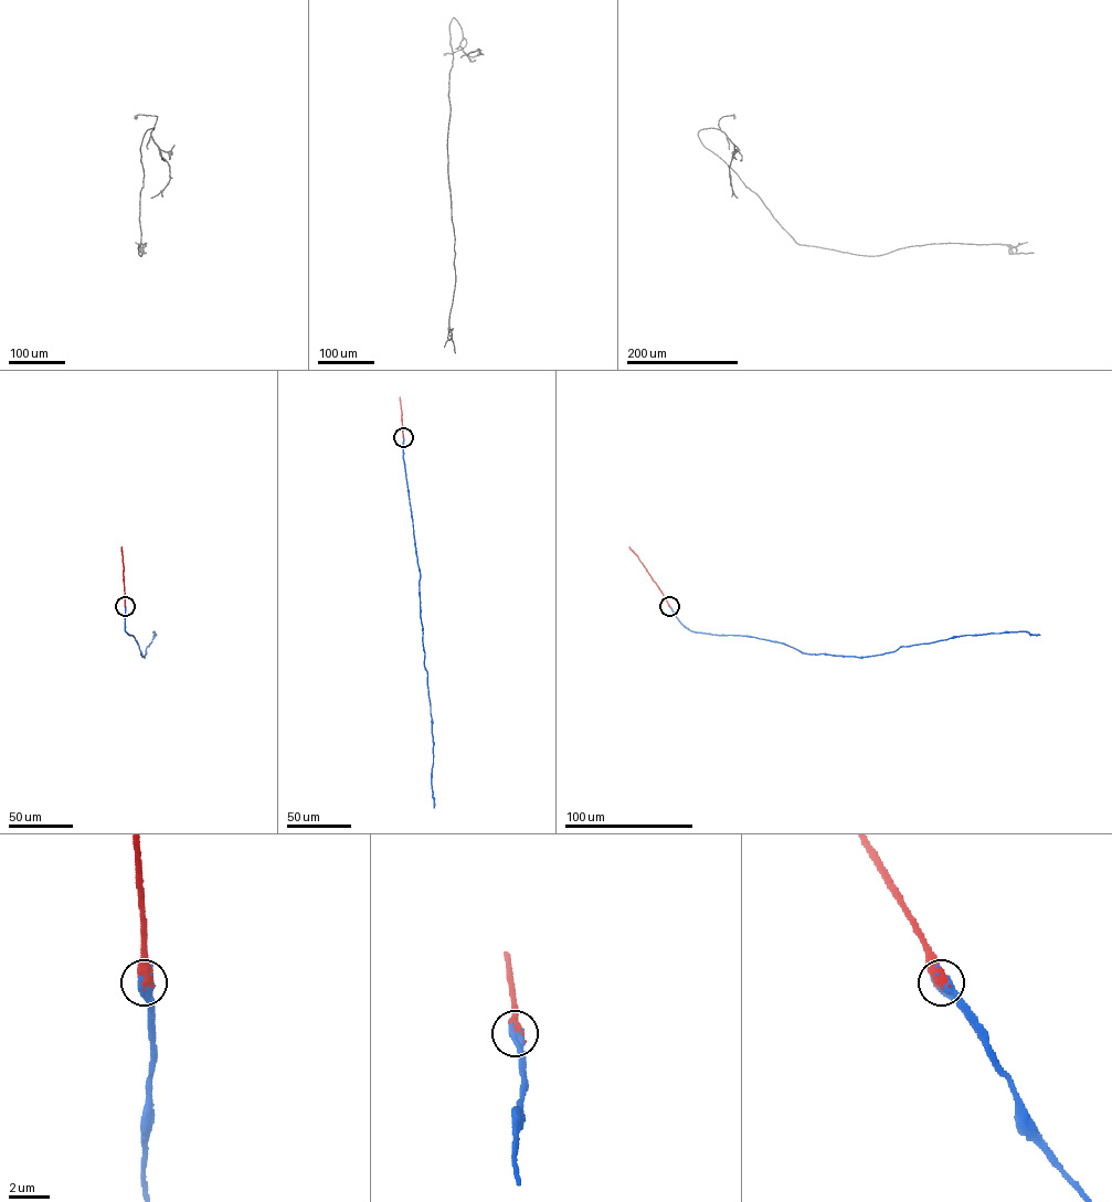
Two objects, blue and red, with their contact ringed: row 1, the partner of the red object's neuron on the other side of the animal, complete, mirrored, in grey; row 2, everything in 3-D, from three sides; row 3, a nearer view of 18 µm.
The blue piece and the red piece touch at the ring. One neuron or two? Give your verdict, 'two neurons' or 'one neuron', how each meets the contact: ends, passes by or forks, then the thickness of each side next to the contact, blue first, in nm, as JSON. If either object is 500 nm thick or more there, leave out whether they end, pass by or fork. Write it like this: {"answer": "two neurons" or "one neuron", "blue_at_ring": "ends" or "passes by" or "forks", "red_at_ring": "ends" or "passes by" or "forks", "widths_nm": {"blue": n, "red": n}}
{"answer": "one neuron", "blue_at_ring": "passes by", "red_at_ring": "ends", "widths_nm": {"blue": 360, "red": 340}}

